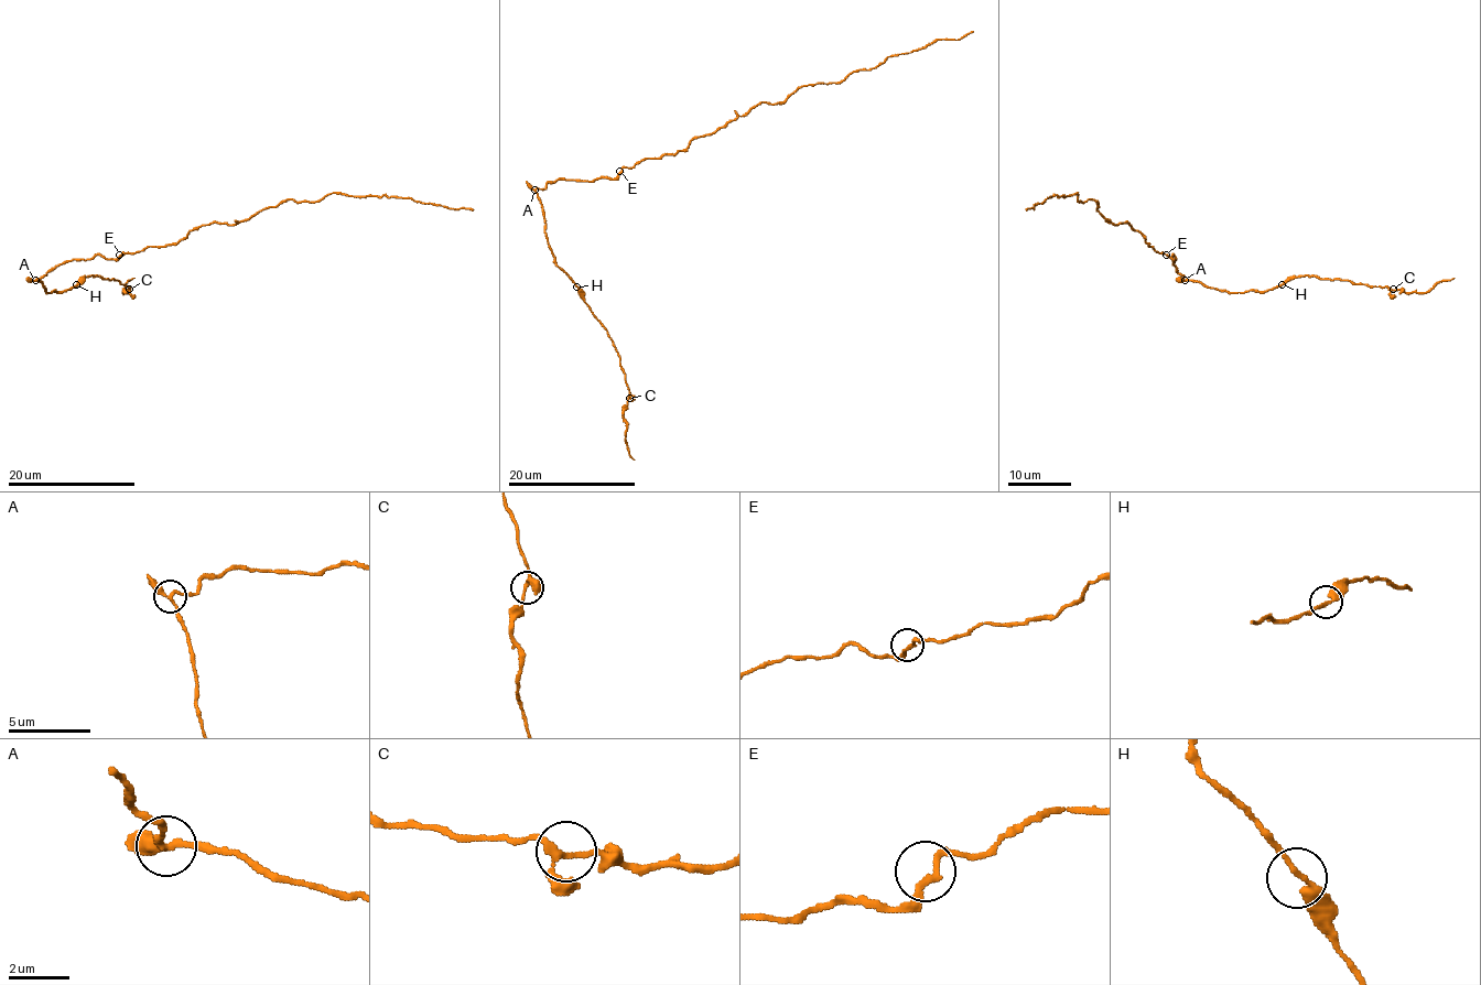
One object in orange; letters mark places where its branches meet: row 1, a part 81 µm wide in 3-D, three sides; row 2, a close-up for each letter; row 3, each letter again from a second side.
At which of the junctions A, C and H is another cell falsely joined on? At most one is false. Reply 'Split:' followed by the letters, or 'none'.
Split: A

